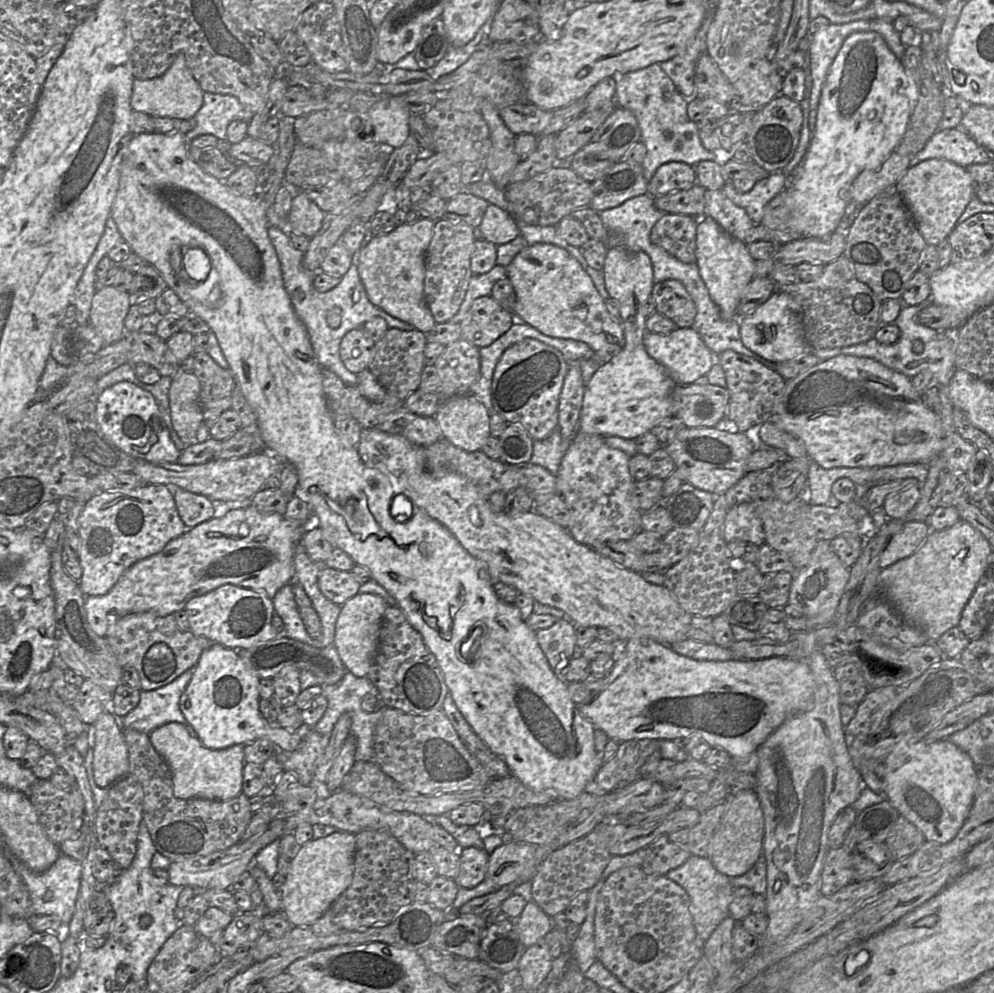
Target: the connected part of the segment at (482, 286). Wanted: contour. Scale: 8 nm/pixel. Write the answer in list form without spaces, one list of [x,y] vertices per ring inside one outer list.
[[[495,265],[490,271],[483,274],[473,274],[470,278],[465,298],[457,313],[448,321],[459,323],[463,320],[472,302],[481,297],[489,296],[494,284],[507,276],[507,269],[503,266]]]

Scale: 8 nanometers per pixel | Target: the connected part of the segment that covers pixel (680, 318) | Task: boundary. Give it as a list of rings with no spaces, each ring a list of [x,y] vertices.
[[[669,279],[654,283],[651,296],[654,298],[656,311],[671,319],[678,328],[692,326],[697,309],[680,281]]]

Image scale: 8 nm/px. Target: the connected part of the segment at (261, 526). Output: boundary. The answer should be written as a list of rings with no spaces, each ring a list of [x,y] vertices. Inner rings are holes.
[[[249,505],[245,508],[240,508],[240,509],[231,509],[229,510],[228,512],[226,512],[224,515],[222,516],[219,516],[219,517],[214,517],[204,523],[201,523],[191,529],[187,529],[186,532],[184,532],[181,536],[171,540],[159,553],[155,554],[155,555],[152,555],[148,558],[145,558],[143,560],[140,560],[138,562],[136,562],[134,565],[132,565],[122,576],[121,578],[118,580],[118,582],[112,587],[112,589],[104,594],[104,595],[100,595],[100,596],[85,596],[85,601],[84,601],[84,608],[85,608],[85,612],[86,612],[86,616],[87,616],[87,621],[88,621],[88,624],[89,626],[91,627],[91,629],[100,637],[105,637],[106,634],[107,634],[107,631],[108,631],[108,628],[110,625],[114,624],[115,621],[122,617],[122,616],[125,616],[127,614],[132,614],[132,613],[142,613],[142,612],[150,612],[150,613],[153,613],[153,614],[156,614],[158,616],[167,616],[169,614],[173,614],[179,610],[182,610],[185,608],[185,605],[186,603],[193,597],[195,596],[199,596],[199,595],[202,595],[202,594],[205,594],[207,592],[210,592],[222,585],[225,585],[225,584],[233,584],[233,585],[236,585],[236,586],[240,586],[240,587],[244,587],[244,588],[248,588],[248,589],[251,589],[251,590],[255,590],[255,591],[258,591],[258,592],[263,592],[265,595],[267,595],[271,600],[272,598],[276,595],[277,591],[282,588],[284,585],[288,584],[293,578],[294,578],[294,564],[293,564],[293,558],[294,558],[294,552],[295,552],[295,548],[297,546],[297,544],[300,542],[301,543],[301,538],[304,534],[304,532],[307,530],[307,523],[311,523],[311,521],[309,522],[300,522],[300,521],[295,521],[295,520],[289,520],[287,518],[285,518],[283,515],[280,515],[278,513],[271,513],[271,514],[263,514],[263,513],[260,513],[258,512],[252,505]]]

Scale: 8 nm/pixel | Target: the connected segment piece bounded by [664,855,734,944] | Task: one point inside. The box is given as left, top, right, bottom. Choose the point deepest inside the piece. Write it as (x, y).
(710, 892)

